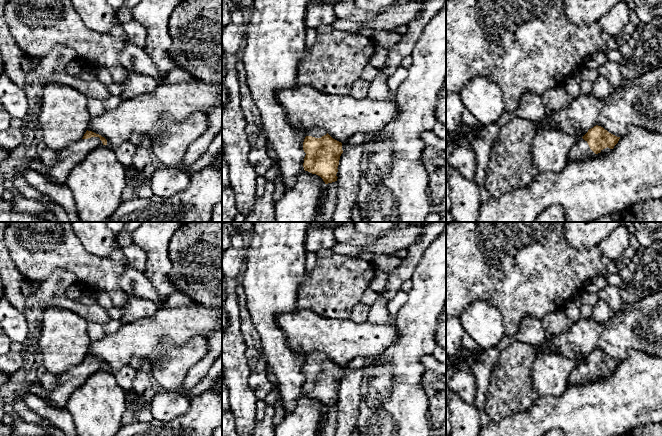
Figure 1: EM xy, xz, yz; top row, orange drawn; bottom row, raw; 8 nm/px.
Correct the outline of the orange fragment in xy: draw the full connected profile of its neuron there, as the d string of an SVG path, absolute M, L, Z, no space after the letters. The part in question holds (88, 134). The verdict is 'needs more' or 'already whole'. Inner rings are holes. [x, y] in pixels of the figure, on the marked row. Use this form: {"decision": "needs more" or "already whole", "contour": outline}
{"decision": "needs more", "contour": "M87 130L81 140L72 142L66 148L57 151L57 161L44 177L51 183L66 184L72 169L100 145L107 145L107 140Z"}

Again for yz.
{"decision": "needs more", "contour": "M594 126L582 137L578 138L576 144L568 154L568 161L588 159L613 149L618 143L617 137L601 126Z"}

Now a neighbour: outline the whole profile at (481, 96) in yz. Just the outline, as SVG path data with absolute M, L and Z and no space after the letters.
M484 76L472 78L460 92L460 98L465 109L483 126L497 122L505 111L499 86Z

